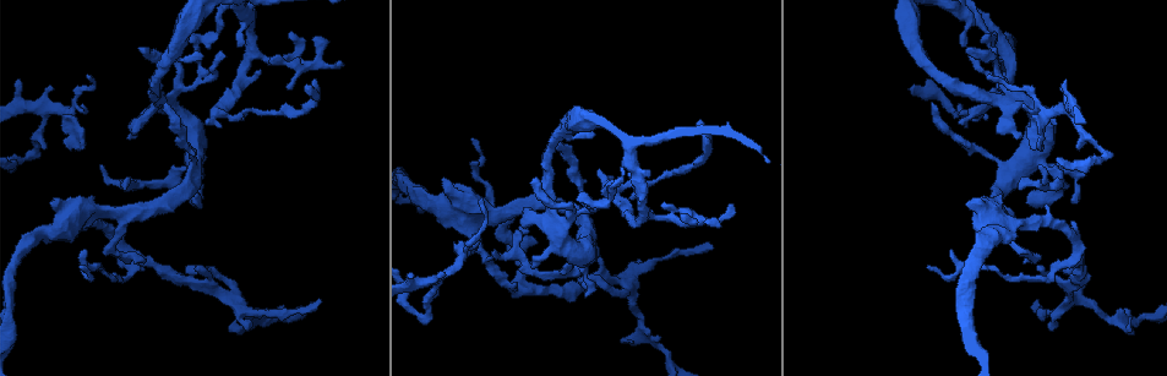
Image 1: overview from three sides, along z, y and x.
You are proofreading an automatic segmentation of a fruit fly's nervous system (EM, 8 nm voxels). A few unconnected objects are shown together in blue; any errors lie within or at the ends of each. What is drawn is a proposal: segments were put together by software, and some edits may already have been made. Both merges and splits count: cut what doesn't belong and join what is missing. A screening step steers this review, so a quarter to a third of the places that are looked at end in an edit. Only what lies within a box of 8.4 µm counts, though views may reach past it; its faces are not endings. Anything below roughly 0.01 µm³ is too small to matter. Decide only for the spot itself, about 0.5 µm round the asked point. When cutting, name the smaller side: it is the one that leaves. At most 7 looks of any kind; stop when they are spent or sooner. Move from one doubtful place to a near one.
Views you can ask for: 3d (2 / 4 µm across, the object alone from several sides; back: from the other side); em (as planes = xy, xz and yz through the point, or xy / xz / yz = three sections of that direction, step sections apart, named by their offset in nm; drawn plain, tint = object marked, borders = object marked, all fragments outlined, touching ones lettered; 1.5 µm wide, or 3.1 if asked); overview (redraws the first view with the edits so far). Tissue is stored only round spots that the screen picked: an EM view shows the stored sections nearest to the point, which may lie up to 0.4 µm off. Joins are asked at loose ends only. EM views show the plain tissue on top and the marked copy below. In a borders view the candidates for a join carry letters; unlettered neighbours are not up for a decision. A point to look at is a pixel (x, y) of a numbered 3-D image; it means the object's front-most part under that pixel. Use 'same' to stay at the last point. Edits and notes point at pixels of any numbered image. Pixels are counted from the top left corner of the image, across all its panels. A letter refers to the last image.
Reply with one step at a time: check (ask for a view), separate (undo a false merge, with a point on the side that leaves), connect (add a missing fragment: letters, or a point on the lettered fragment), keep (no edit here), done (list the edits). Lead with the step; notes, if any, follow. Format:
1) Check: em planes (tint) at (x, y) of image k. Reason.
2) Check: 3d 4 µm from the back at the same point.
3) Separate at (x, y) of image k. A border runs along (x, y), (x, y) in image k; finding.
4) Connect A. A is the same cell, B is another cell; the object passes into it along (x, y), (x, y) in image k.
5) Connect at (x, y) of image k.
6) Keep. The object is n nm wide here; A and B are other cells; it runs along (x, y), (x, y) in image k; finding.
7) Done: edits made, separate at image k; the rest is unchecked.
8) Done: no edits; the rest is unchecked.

Check: 3d 4 µm at (988, 77) of image 1. Thin end.

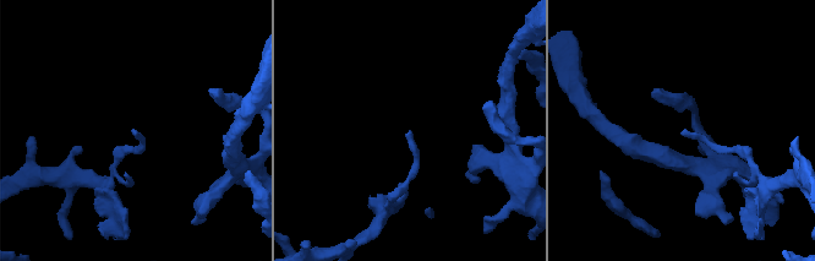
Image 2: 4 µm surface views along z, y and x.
Check: em planes (borders) at (685, 131) of image 2. Now the EM.

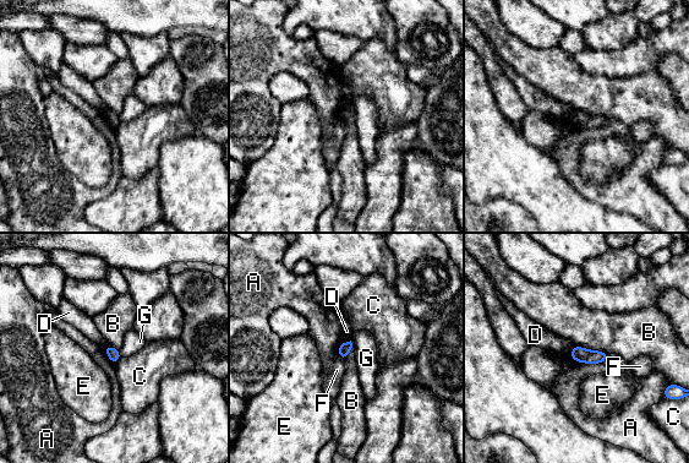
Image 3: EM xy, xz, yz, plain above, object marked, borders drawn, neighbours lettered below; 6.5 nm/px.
Keep. The object is 70 nm wide here; A, B, C, D, E, F and G are other cells; a border runs along (575, 344), (608, 353) in image 3; no lettered fragment goes on from it.

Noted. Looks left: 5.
Check: 3d 2 µm at (476, 250) of image 1. Free end.

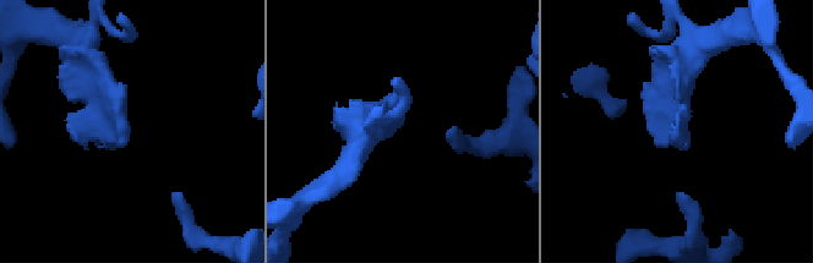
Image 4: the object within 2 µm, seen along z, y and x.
Check: em planes (borders) at (665, 146) of image 4.

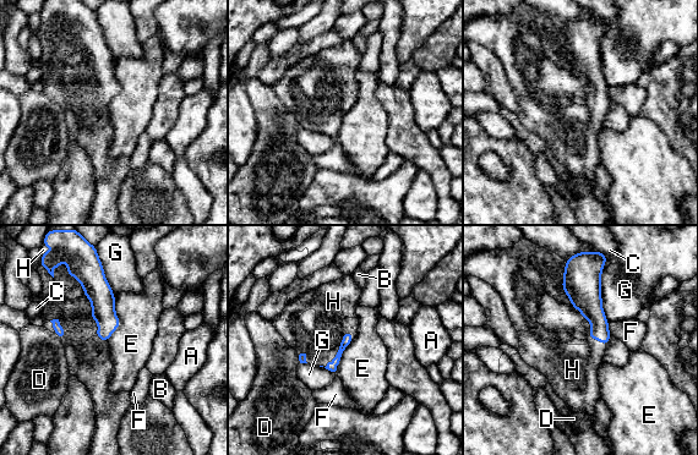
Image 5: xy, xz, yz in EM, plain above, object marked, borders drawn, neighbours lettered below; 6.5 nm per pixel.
Connect H. The longest contact is with G, 380 nm; H is the same cell, A, B, C, D, E, F and G are other cells; it goes on there.

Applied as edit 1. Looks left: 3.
Check: em xz step 8 (borders) at (733, 205) of image 1. Branch stops here.

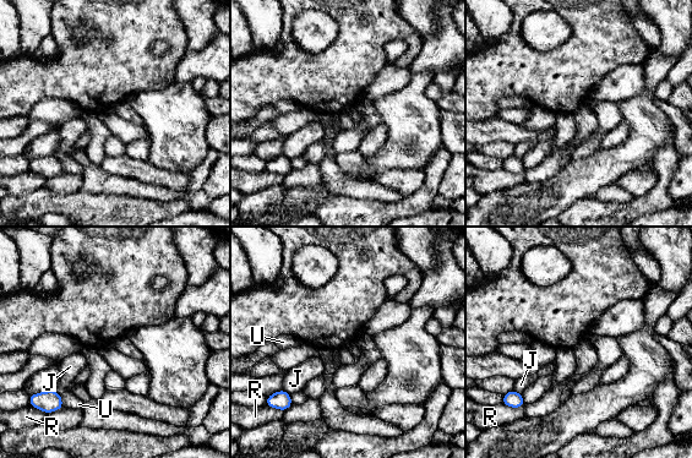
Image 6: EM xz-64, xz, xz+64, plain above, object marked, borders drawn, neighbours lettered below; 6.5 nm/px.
Check: em planes (borders) at the same point.

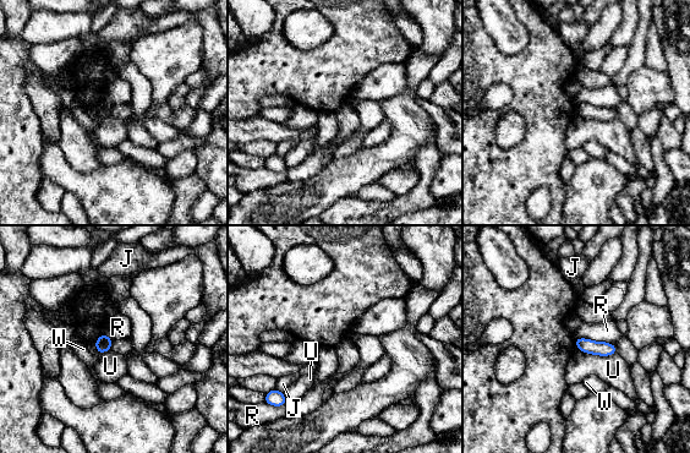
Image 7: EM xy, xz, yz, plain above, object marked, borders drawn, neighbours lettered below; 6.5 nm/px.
Keep. J, R, U and W are other cells; a border runs along (574, 337), (586, 337), (614, 344) in image 7; none of them fits.

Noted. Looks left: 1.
Done: edits made, connect at image 5; the rest is unchecked.

